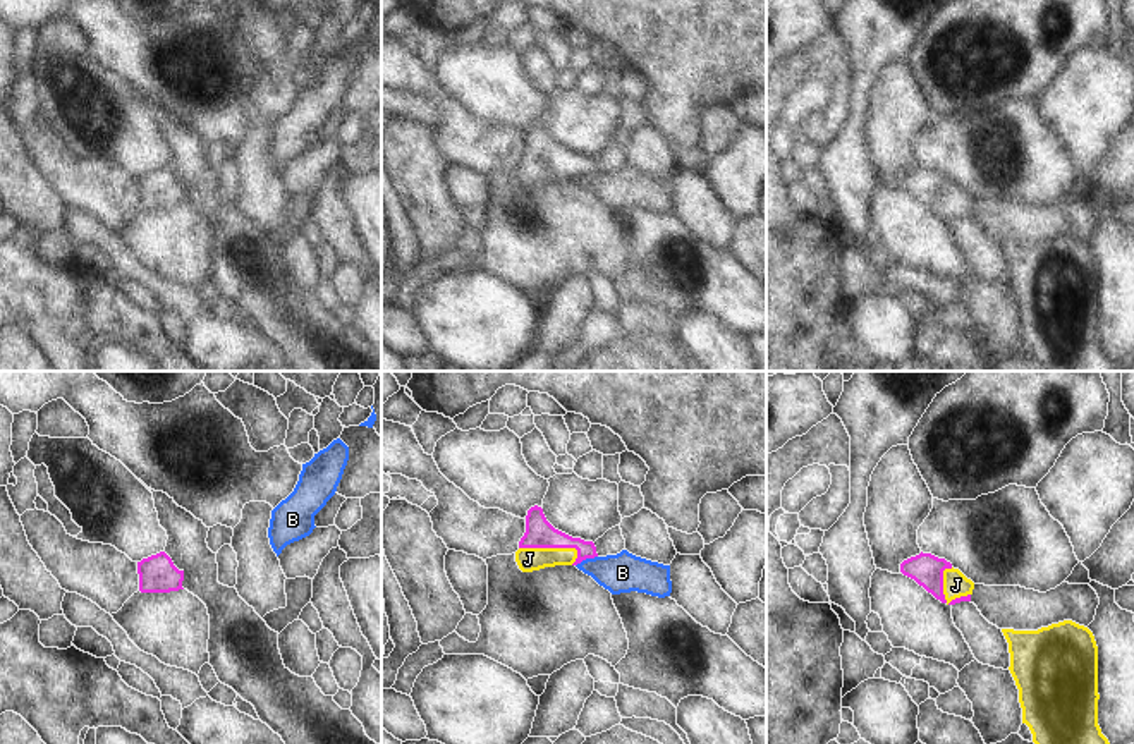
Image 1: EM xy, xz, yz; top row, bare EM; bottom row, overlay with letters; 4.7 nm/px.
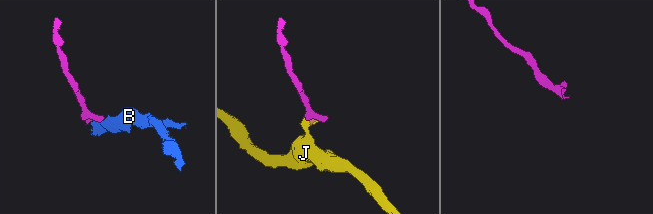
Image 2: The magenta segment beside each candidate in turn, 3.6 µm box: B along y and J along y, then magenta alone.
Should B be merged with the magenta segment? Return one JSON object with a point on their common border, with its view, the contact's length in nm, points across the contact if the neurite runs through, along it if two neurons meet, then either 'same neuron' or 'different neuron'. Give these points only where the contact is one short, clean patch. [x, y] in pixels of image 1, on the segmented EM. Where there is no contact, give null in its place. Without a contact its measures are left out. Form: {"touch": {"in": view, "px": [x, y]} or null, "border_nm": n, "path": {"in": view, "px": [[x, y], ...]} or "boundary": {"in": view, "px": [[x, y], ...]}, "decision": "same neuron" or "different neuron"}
{"touch": {"in": "xz", "px": [586, 557]}, "border_nm": 120, "boundary": {"in": "xz", "px": [[597, 555], [586, 557], [576, 566]]}, "decision": "different neuron"}

